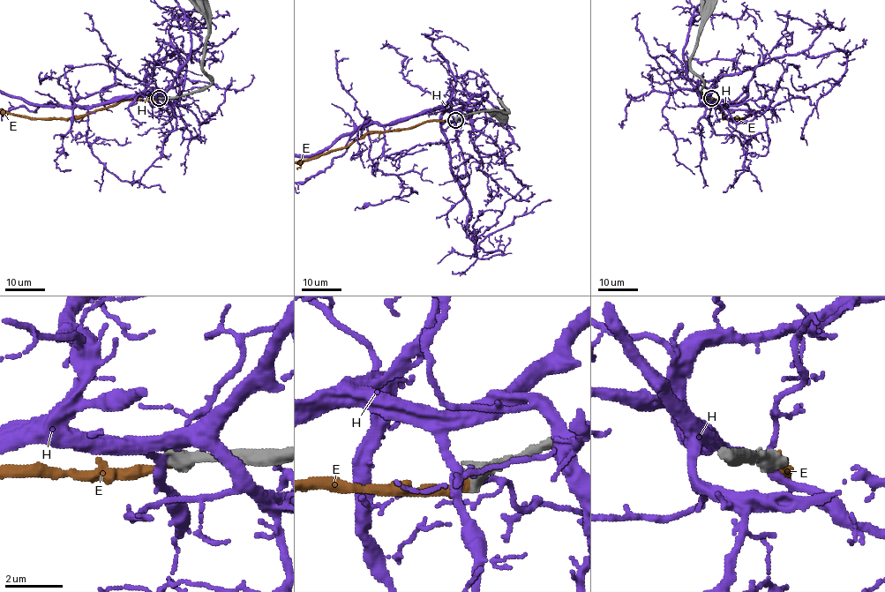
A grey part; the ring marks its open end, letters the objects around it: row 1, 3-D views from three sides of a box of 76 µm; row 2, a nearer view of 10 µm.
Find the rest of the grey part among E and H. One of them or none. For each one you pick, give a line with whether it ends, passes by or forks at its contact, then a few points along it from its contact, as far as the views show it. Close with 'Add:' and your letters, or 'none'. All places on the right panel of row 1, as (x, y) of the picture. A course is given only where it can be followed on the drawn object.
E: it ends
Add: E

